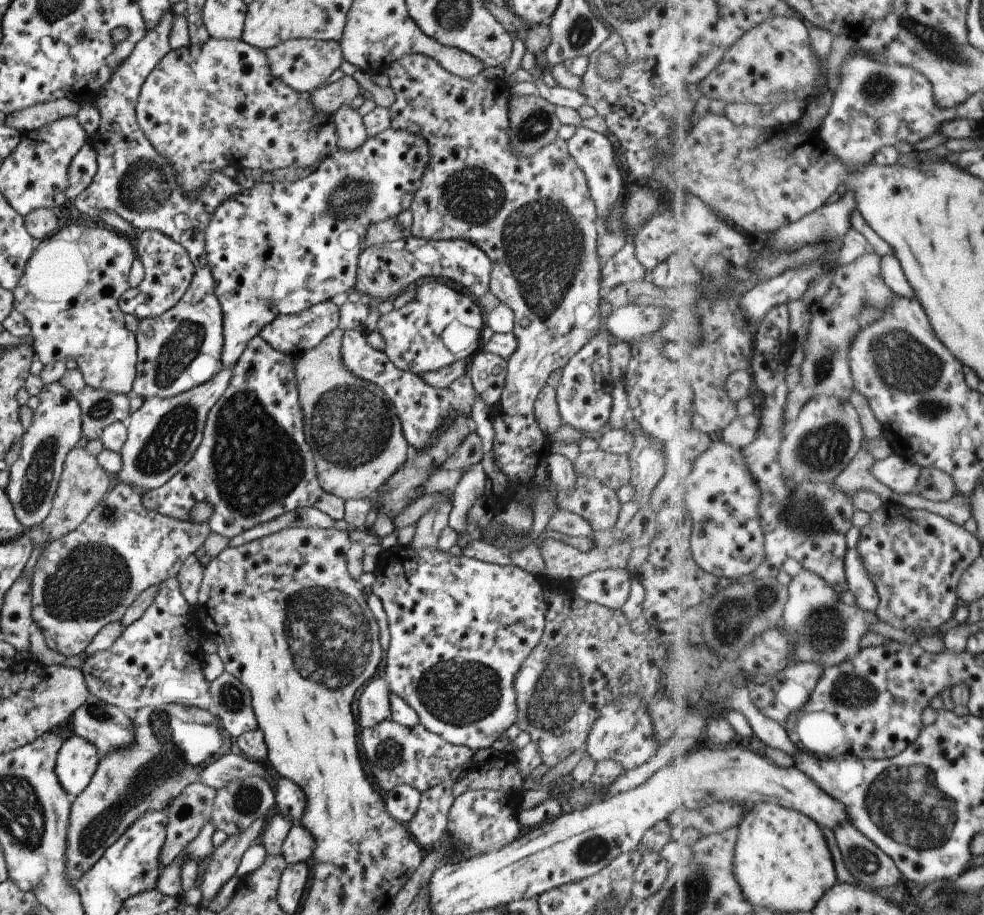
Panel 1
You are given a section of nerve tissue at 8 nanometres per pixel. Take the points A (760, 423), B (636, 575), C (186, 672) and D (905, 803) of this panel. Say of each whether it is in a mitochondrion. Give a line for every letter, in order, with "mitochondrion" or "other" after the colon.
A: other
B: other
C: other
D: mitochondrion

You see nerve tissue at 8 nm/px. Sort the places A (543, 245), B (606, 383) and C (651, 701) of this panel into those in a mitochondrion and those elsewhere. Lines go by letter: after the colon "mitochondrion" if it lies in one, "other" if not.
A: mitochondrion
B: other
C: other

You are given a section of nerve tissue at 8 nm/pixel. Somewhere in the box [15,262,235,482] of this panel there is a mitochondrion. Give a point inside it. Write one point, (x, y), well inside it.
(168, 443)

